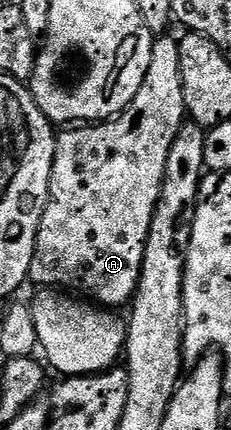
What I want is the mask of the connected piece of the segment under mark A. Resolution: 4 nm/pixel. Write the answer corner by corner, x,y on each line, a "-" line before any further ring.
165,33
153,42
142,89
138,89
127,109
111,119
91,125
72,125
57,134
48,204
40,222
34,261
30,261
28,274
33,284
36,282
44,287
40,289
65,287
68,290
65,292
87,297
93,304
105,309
120,309
116,307
123,303
125,306
136,294
146,237
150,233
150,221
154,217
162,177
166,173
166,157
170,153
170,145
174,145
174,137
178,137
178,129
186,121
180,76
180,44
170,36

